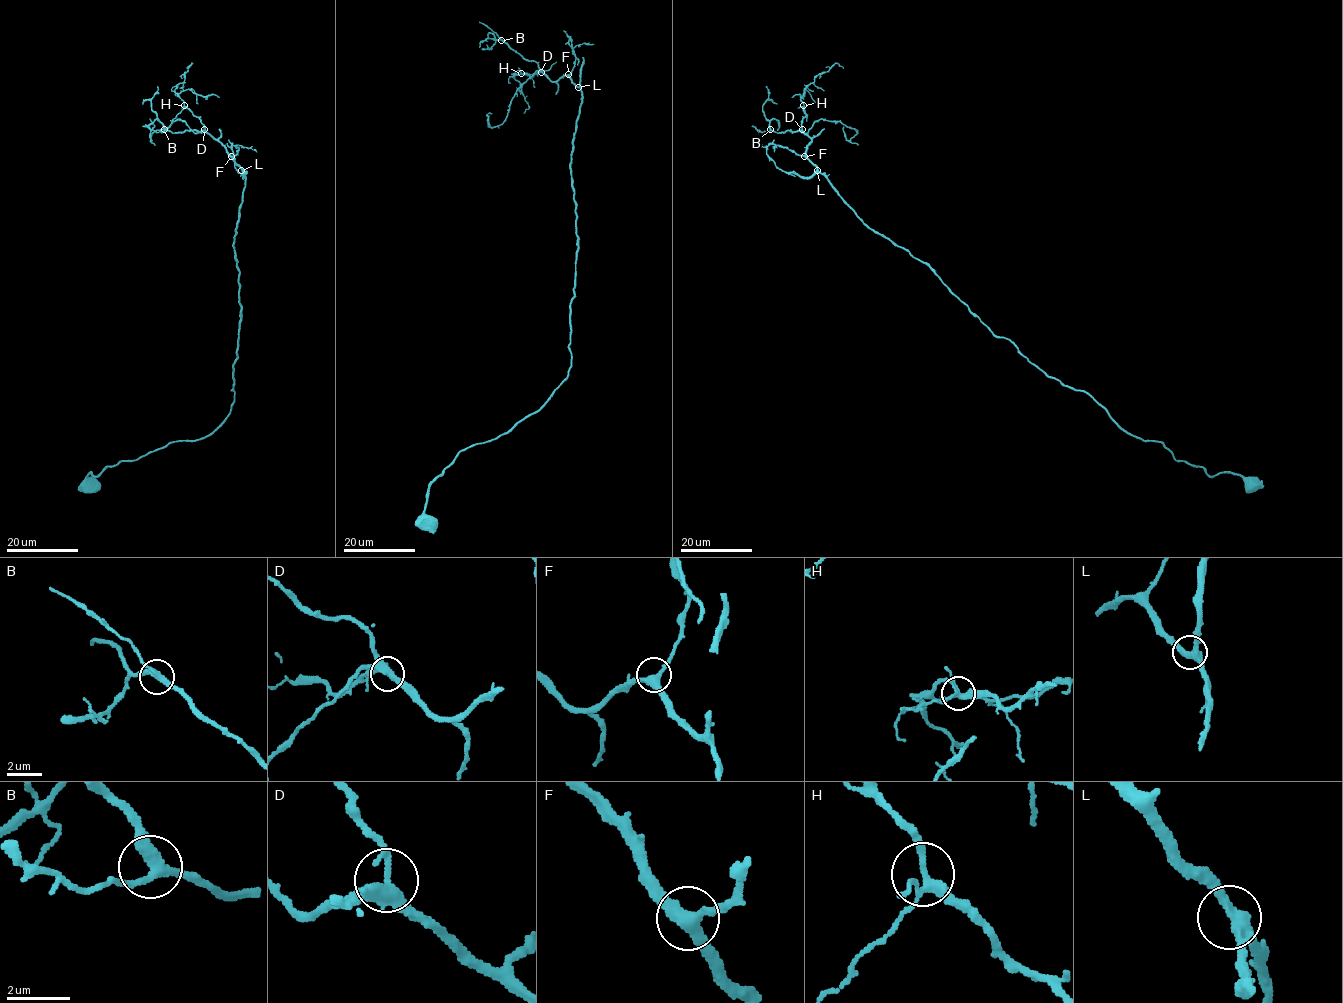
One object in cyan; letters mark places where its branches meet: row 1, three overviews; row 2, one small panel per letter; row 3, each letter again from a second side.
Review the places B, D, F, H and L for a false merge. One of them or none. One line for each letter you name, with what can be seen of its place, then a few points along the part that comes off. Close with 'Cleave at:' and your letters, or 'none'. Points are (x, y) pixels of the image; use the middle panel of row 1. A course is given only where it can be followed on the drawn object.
Cleave at: none

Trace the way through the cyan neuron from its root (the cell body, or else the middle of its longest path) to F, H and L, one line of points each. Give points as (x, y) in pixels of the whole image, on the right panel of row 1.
F: (1253, 484), (1177, 461), (1161, 442), (1123, 430), (1086, 392), (1048, 377), (928, 265), (871, 229), (804, 156)
H: (1253, 484), (1132, 436), (997, 337), (807, 157), (803, 105)
L: (1253, 484), (1177, 461), (1161, 442), (1123, 430), (1086, 392), (1048, 377), (928, 265), (871, 229), (817, 170)

